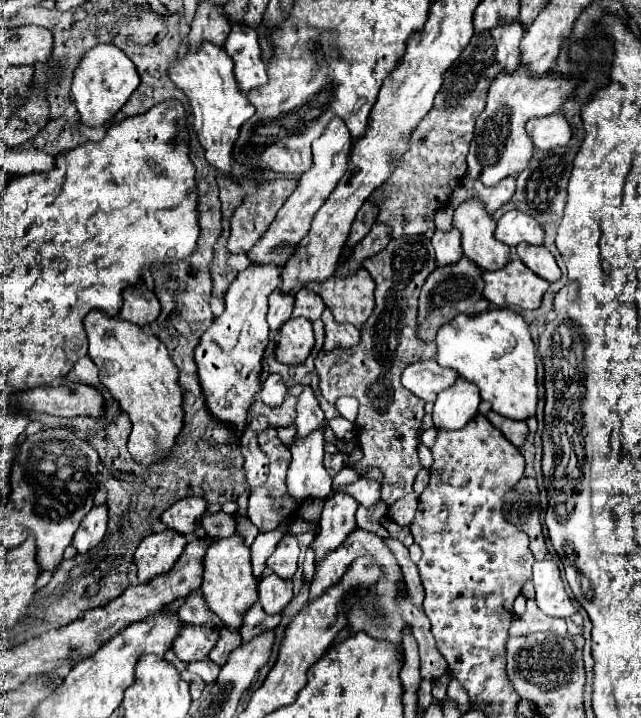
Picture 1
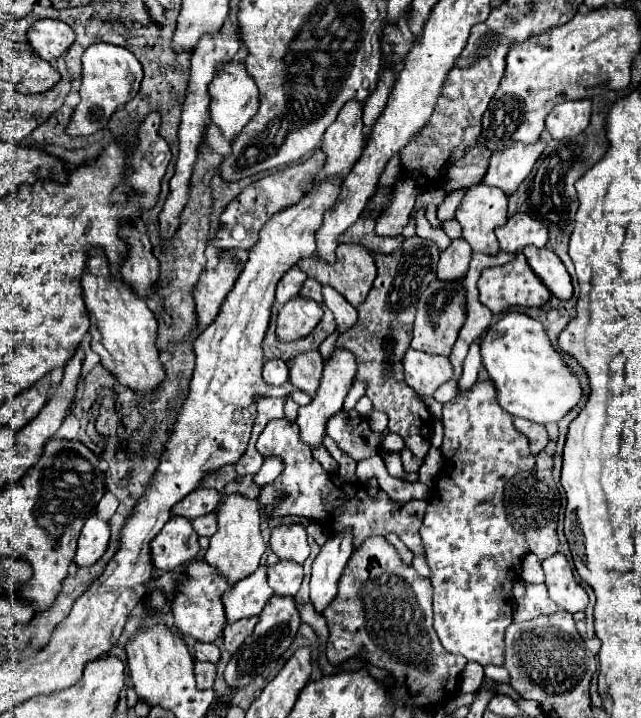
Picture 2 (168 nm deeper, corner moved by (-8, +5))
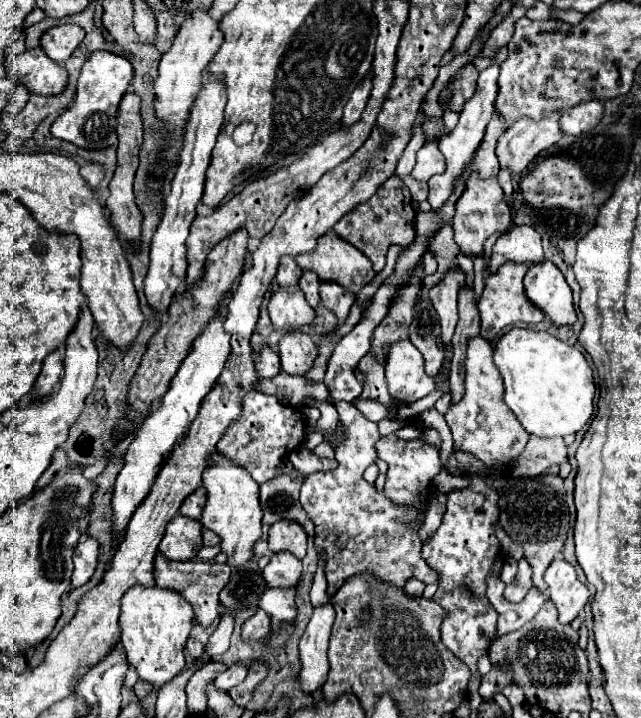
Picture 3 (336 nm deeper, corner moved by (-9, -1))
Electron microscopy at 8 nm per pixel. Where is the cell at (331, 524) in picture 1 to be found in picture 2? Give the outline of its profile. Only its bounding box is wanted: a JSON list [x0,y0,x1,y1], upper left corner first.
[309,530,353,614]

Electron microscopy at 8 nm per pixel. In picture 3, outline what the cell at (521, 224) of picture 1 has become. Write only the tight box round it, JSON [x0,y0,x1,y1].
[490,226,544,272]

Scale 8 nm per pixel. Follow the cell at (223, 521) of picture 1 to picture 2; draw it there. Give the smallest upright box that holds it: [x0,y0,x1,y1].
[191,512,217,538]

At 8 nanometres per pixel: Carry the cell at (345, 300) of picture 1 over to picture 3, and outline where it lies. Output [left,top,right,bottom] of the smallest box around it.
[294,232,374,296]

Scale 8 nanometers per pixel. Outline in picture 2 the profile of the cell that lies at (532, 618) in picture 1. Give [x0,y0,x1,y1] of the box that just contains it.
[513,582,557,622]

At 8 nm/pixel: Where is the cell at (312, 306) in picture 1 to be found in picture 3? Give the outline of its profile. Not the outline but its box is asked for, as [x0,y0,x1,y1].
[298,272,320,308]

